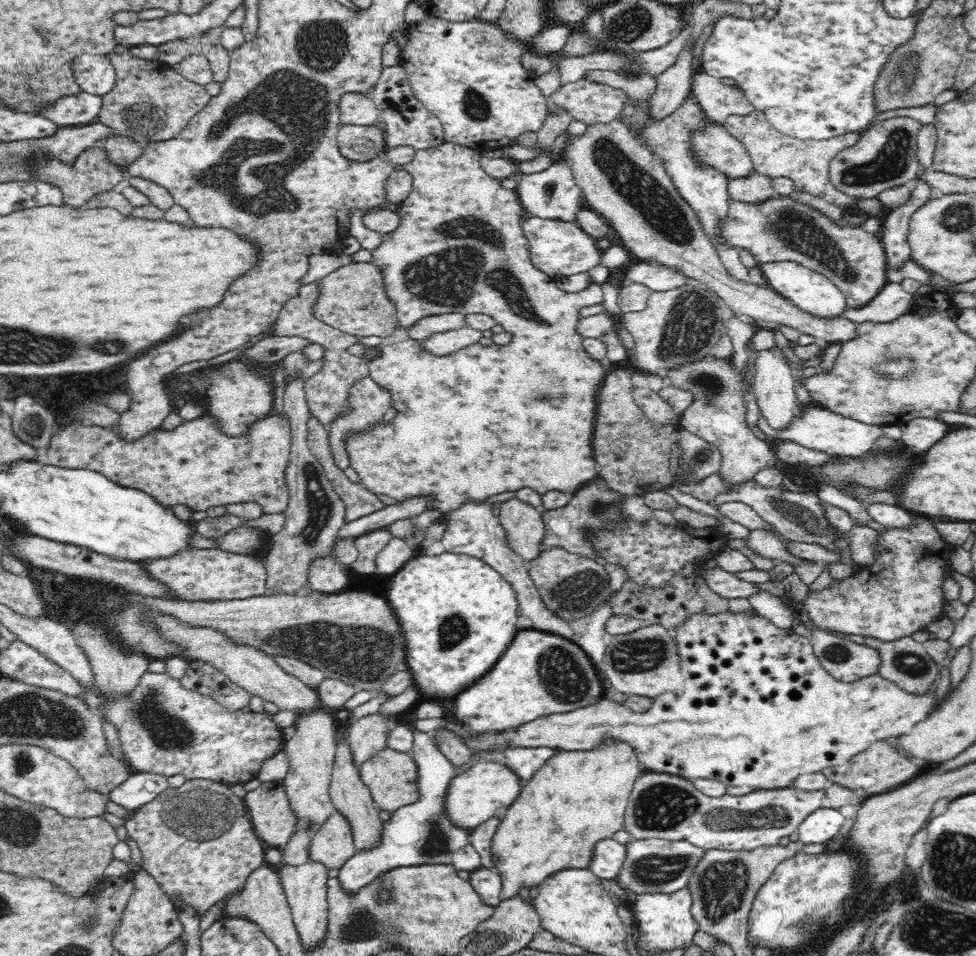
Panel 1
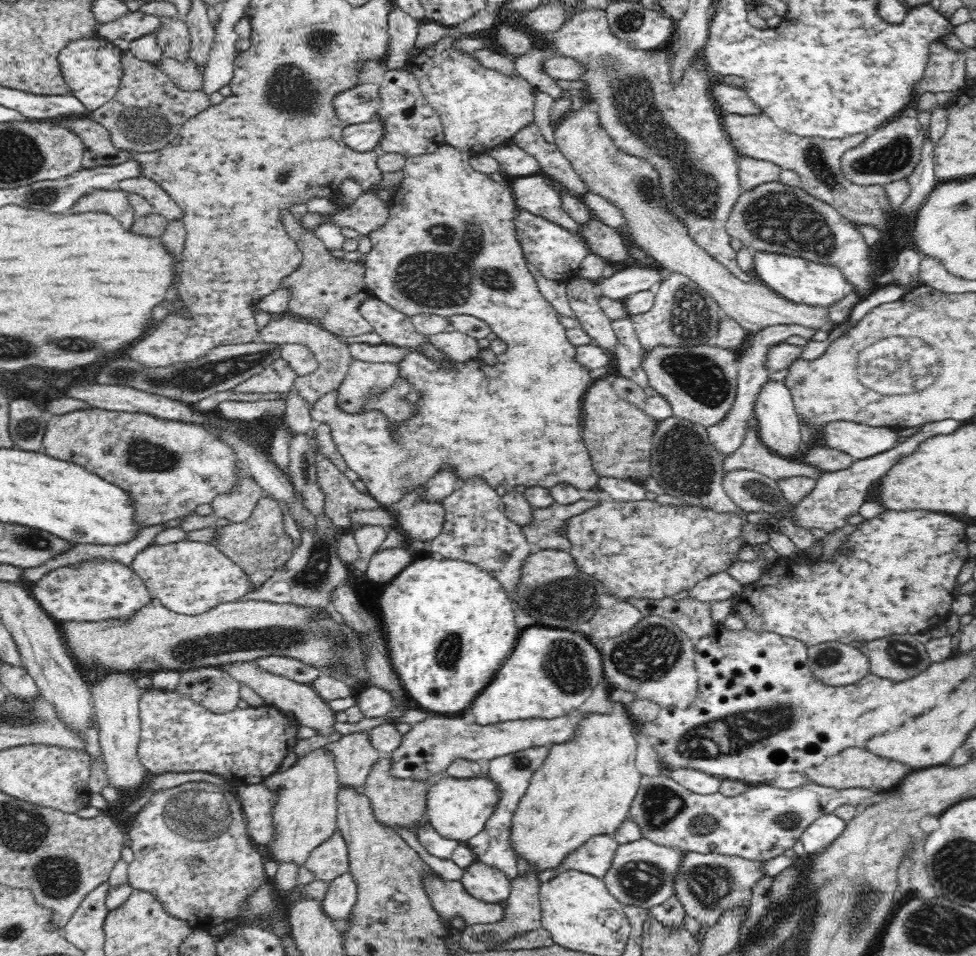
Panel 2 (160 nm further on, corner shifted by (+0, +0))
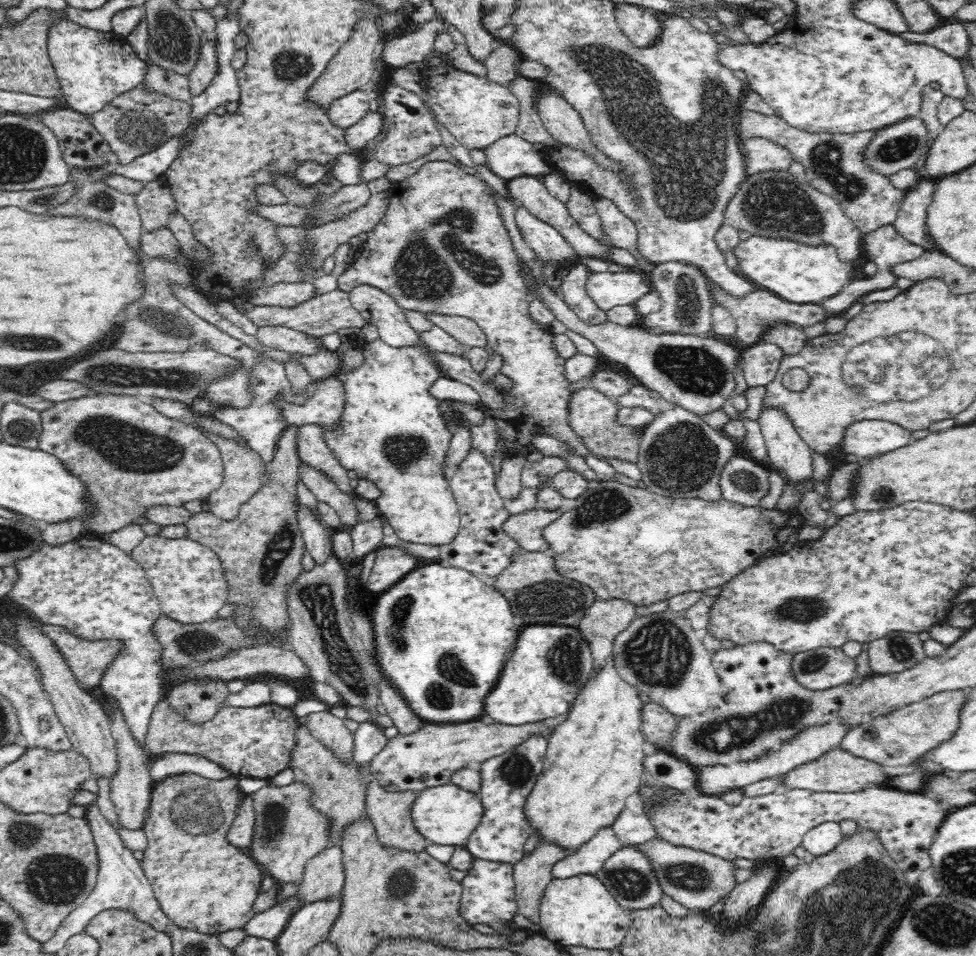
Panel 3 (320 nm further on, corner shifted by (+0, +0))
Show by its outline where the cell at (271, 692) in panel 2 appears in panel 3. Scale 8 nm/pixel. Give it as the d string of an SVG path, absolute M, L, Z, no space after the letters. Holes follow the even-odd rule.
M328 710L308 715L308 729L326 749L338 757L341 764L348 765L353 756L353 734L346 728L344 719L332 715Z

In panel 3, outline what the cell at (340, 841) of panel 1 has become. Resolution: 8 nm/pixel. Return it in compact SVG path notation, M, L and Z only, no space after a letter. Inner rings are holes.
M330 845L308 860L295 894L299 900L298 910L316 902L330 902L340 897L344 886L342 866L342 851L338 845Z

